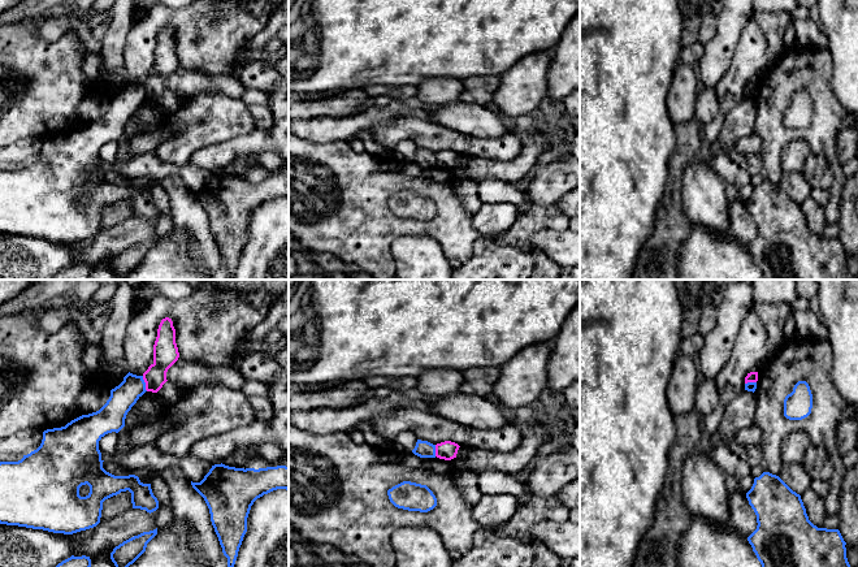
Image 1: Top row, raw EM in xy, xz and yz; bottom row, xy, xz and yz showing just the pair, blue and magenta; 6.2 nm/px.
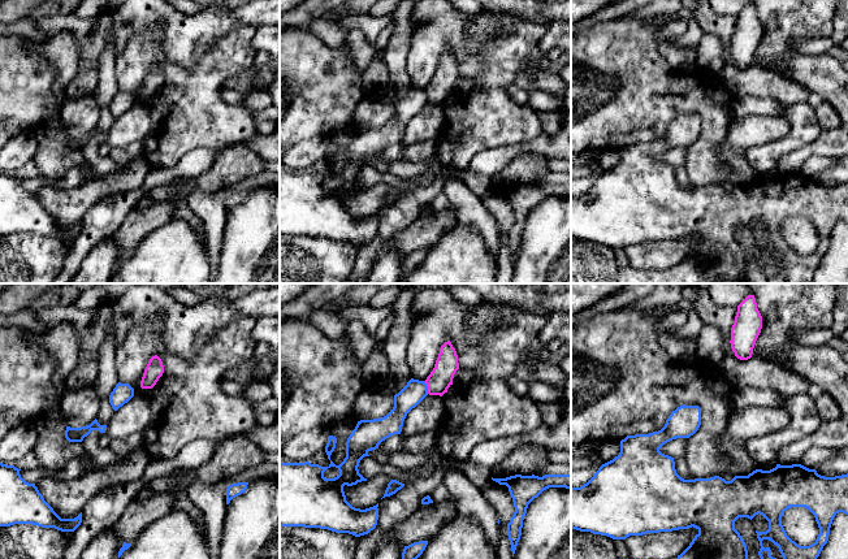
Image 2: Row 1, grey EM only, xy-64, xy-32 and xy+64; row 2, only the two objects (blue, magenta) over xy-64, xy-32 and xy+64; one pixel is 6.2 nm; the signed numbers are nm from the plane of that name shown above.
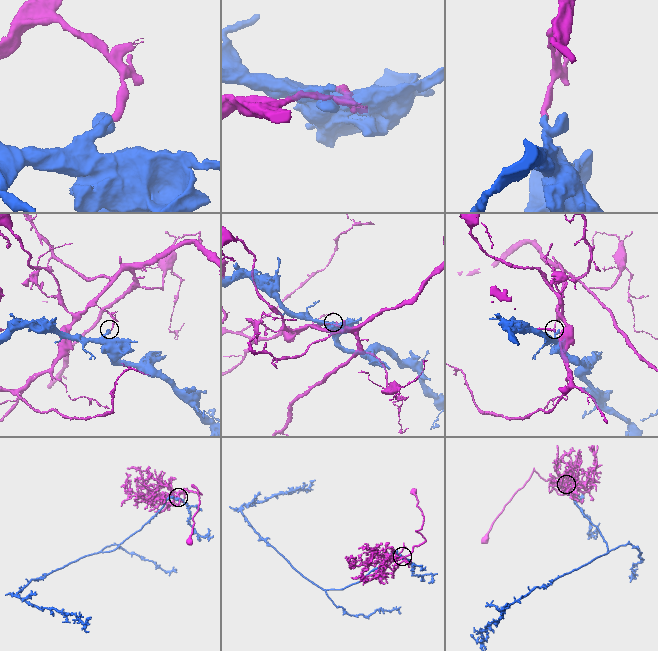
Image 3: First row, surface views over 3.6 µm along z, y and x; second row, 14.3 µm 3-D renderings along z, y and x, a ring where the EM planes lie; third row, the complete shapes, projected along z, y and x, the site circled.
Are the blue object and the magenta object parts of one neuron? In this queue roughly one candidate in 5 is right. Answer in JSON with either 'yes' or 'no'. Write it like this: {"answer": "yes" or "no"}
{"answer": "no"}

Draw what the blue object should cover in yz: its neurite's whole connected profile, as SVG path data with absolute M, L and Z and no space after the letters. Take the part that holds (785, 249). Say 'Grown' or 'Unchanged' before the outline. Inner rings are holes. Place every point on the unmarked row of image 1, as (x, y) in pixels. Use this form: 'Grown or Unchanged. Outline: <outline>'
Unchanged. Outline: M763 181L746 202L757 224L757 238L748 246L763 280L854 280L838 238L818 237L806 222L801 204L779 185Z

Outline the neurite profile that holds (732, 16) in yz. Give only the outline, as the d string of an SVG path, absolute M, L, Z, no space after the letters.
M722 0L716 16L716 34L705 44L699 61L701 81L714 88L727 73L738 46L745 23L753 17L753 0Z

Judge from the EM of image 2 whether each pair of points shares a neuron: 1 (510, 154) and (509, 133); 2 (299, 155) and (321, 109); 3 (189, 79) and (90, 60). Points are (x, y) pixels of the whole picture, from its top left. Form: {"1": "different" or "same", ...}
{"1": "different", "2": "different", "3": "different"}

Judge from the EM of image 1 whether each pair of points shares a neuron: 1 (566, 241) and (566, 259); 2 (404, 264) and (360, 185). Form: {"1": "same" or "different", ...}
{"1": "same", "2": "different"}

